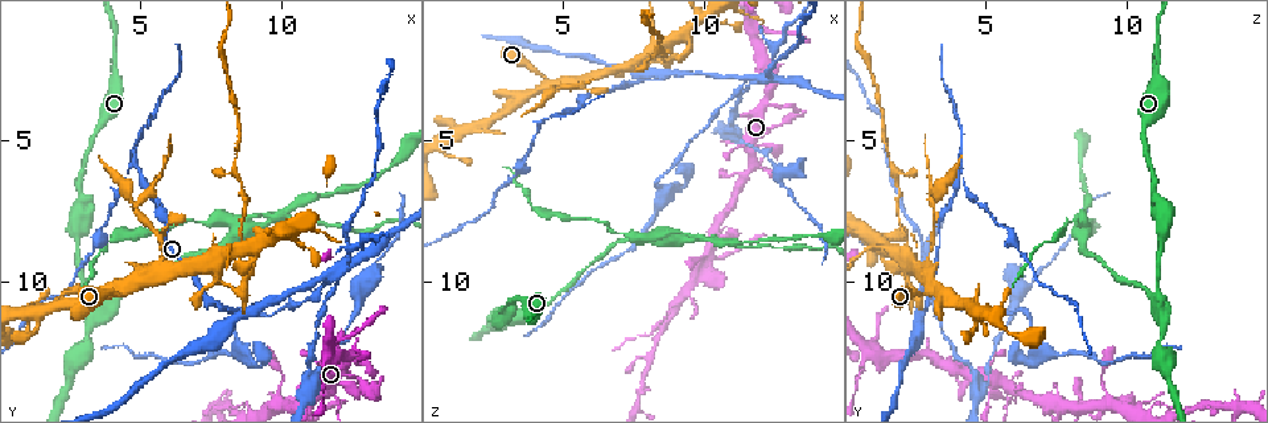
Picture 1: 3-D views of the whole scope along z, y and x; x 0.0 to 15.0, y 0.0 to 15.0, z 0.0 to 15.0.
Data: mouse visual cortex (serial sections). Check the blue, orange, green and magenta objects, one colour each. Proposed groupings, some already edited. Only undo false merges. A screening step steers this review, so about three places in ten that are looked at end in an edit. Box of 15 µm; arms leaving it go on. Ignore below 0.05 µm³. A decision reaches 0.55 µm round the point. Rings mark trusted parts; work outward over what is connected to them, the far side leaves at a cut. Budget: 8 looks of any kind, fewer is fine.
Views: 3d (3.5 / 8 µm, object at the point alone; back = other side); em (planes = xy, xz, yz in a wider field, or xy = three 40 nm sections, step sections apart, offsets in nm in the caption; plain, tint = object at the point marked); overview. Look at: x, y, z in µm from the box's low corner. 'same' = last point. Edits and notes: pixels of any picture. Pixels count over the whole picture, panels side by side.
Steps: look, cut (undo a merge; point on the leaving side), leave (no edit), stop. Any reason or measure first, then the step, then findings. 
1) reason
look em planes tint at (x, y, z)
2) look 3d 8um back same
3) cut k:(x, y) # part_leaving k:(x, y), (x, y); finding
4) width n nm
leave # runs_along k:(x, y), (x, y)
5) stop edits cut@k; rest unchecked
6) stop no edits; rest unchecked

small branch off a trunk
look 3d 3.5um at (5.6, 9.8, 2.8)

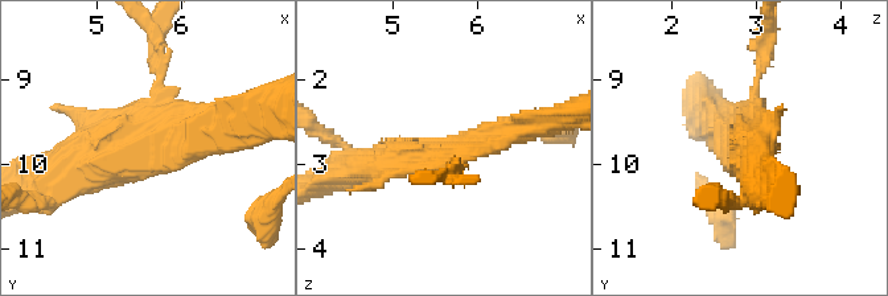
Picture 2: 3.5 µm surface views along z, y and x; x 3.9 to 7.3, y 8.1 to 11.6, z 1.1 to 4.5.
leave # runs_along 2:(70, 177), (102, 153), (223, 116); all the same cell

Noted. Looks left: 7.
thin neck
look 3d 8um at (12.5, 12.7, 3.8)

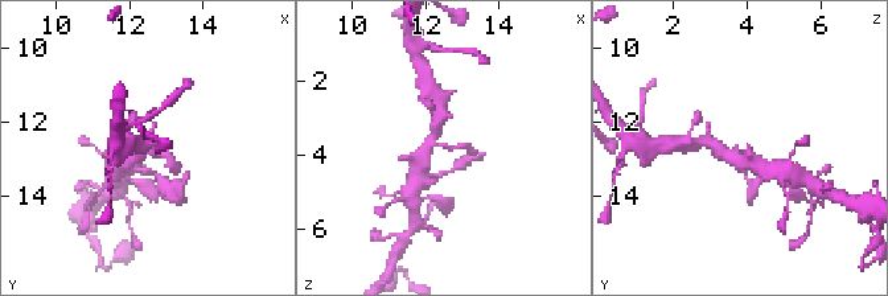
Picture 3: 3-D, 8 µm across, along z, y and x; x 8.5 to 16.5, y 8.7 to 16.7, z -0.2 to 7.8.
zoom in
look 3d 3.5um at (12.4, 12.8, 3.7)

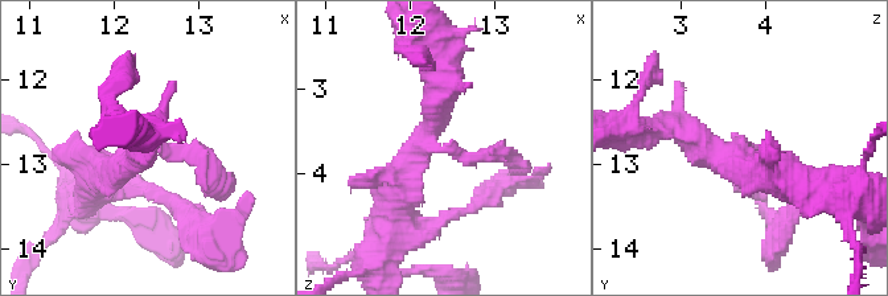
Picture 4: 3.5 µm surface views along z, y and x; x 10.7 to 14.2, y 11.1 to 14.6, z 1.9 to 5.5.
look em xy step 5 tint at (12.40, 12.70, 3.70)

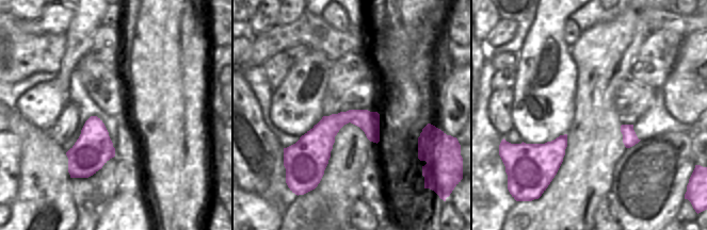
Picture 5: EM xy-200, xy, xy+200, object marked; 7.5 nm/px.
leave # runs_along 4:(399, 188), (416, 148), (509, 157); continuous, no second cell

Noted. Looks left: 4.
abrupt turn
look 3d 3.5um back at (11.0, 14.3, 7.0)

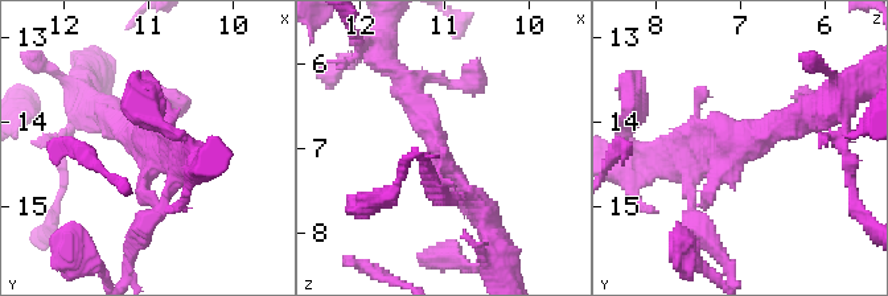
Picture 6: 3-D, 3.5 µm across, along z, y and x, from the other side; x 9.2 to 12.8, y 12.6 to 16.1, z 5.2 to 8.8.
now the EM
look em xy step 3 tint at (11.10, 14.25, 6.95)

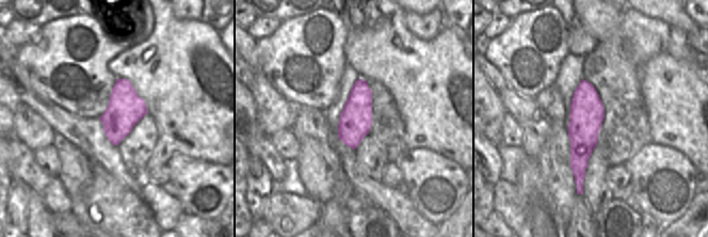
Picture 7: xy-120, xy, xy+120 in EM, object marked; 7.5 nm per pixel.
leave # runs_along 6:(402, 78), (442, 167), (482, 213); continuous, no second cell

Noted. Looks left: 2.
stop no edits; rest unchecked

